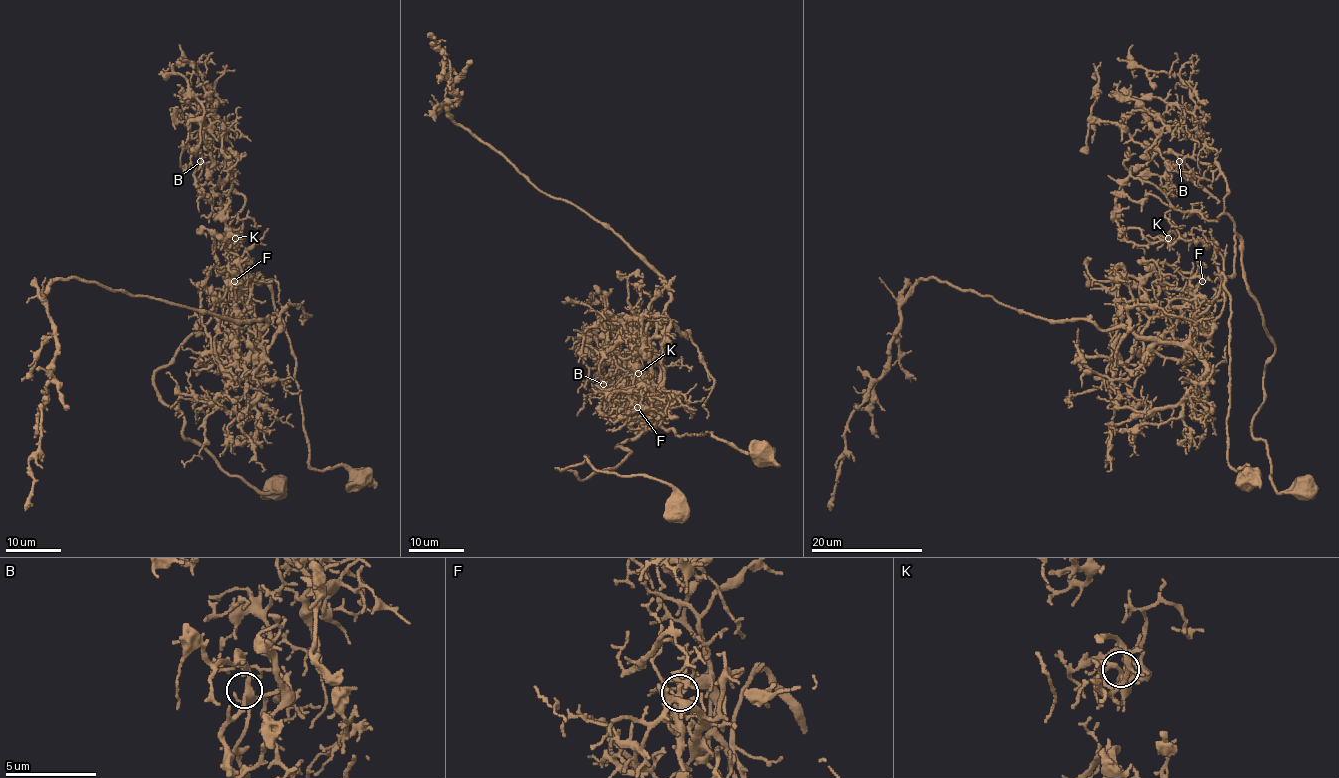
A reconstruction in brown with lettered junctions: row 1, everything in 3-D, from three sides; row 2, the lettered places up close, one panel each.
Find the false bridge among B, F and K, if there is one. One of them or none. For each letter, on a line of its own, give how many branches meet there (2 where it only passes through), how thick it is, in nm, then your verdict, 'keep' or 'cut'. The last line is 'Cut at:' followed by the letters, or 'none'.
B: 5 | 320 nm | keep
F: 6 | 220 nm | cut
K: 6 | 320 nm | keep
Cut at: F

